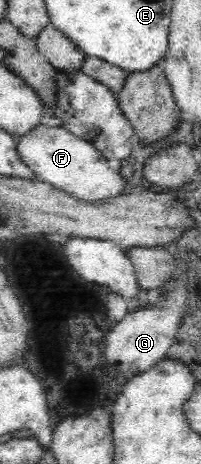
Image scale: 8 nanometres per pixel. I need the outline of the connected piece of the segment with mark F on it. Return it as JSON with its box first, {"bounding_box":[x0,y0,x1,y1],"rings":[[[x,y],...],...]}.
{"bounding_box":[17,124,135,201],"rings":[[[38,124],[17,141],[20,158],[36,172],[38,179],[84,201],[118,199],[135,192],[128,187],[128,179],[124,179],[120,172],[110,169],[106,156],[102,155],[98,148],[62,126],[51,127]]]}

